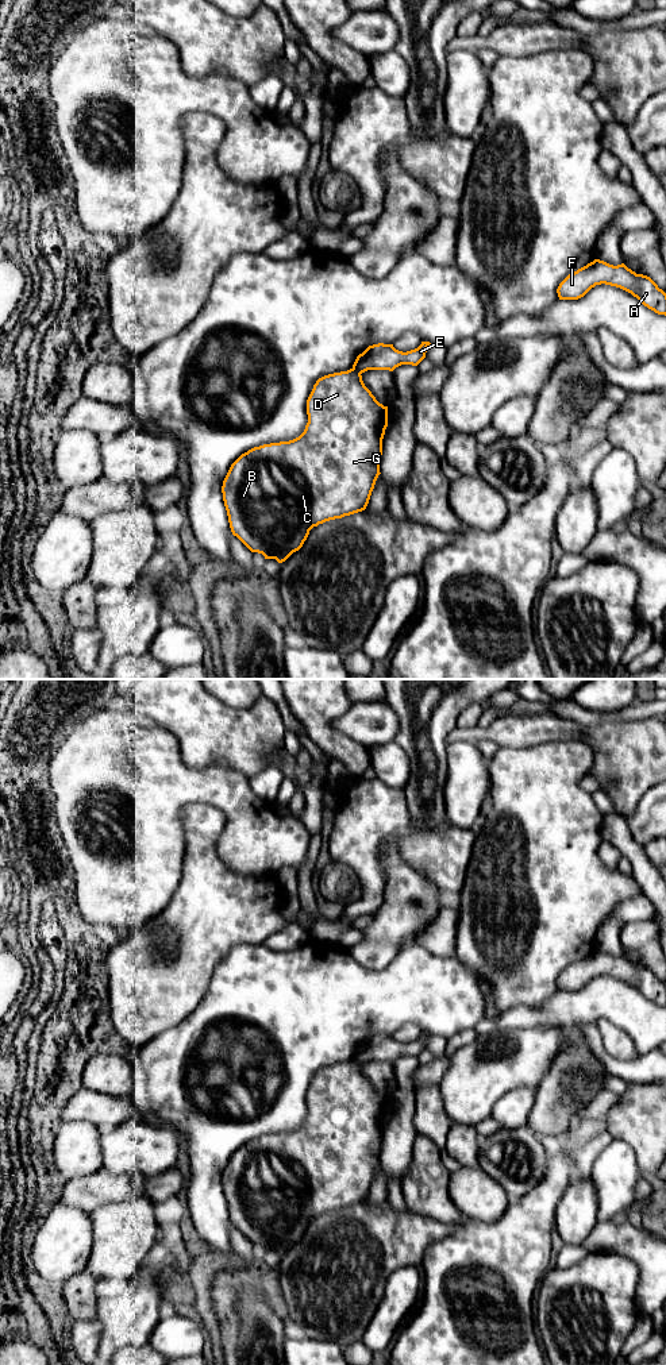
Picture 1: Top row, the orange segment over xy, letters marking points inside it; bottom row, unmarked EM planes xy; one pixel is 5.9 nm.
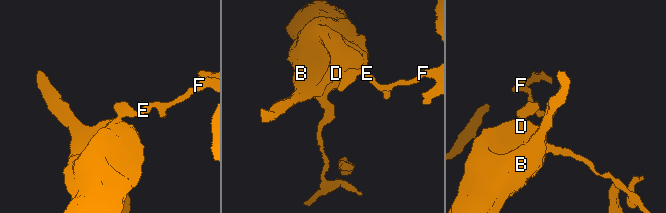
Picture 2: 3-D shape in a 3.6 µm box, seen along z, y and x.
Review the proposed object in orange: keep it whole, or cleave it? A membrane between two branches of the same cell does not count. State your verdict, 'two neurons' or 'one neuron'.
two neurons

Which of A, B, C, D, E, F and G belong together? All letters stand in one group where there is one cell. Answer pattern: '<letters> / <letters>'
A E F / B C D G

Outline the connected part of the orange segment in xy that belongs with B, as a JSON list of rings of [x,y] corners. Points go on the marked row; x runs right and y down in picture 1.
[[[350,369],[319,378],[307,400],[307,414],[308,423],[299,437],[263,444],[242,454],[231,464],[222,486],[232,535],[251,552],[262,554],[265,559],[276,559],[278,563],[303,547],[313,527],[365,510],[381,474],[388,406],[376,400],[358,371]]]

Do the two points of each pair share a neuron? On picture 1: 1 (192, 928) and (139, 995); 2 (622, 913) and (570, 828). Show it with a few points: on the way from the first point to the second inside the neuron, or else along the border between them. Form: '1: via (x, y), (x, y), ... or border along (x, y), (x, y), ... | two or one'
1: via (184, 945), (180, 960), (157, 978) | one
2: border along (641, 893), (623, 899), (609, 913) | two

